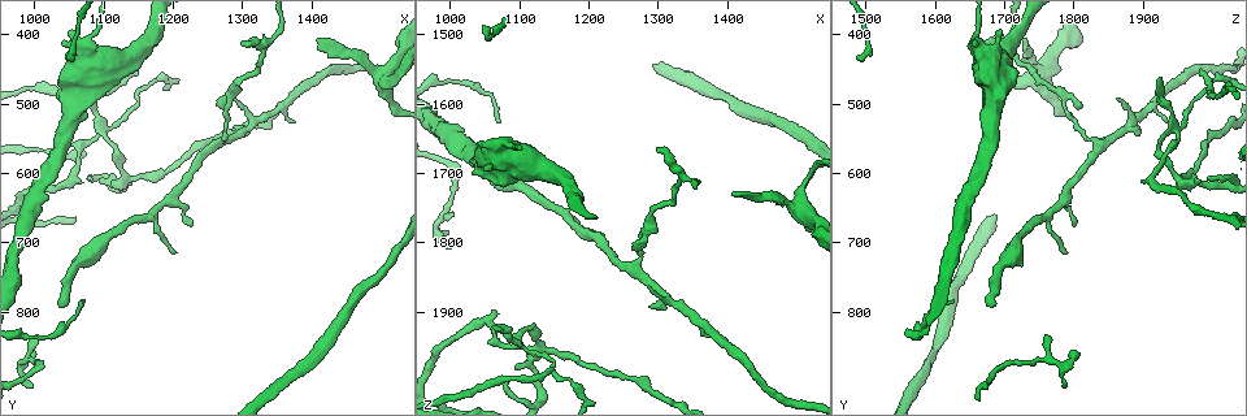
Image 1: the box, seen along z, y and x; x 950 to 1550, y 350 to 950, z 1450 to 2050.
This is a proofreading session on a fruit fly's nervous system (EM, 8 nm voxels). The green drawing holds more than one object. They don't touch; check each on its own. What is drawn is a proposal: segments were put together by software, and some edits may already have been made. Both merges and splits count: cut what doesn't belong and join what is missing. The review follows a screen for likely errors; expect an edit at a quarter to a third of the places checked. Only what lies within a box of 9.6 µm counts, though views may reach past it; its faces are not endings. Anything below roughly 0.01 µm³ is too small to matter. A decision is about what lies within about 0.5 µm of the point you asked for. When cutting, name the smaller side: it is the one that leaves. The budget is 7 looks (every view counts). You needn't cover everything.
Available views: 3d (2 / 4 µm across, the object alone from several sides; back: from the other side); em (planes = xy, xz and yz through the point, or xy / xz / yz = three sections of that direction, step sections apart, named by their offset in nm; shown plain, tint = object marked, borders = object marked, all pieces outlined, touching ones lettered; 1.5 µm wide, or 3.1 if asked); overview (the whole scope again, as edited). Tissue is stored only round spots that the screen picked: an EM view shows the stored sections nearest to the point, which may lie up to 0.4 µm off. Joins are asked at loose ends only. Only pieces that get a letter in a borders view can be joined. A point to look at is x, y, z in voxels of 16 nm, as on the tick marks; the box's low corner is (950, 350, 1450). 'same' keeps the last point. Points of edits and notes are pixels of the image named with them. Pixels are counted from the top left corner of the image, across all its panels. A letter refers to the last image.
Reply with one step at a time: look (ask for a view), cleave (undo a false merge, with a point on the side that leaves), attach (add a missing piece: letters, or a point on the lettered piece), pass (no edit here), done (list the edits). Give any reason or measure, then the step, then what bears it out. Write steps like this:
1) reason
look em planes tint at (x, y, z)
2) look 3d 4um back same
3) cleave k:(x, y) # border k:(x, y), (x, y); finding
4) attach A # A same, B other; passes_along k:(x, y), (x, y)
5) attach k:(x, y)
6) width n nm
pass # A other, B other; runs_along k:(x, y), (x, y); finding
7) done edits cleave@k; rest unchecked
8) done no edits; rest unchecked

free end
look 3d 4um at (1035, 790, 1680)

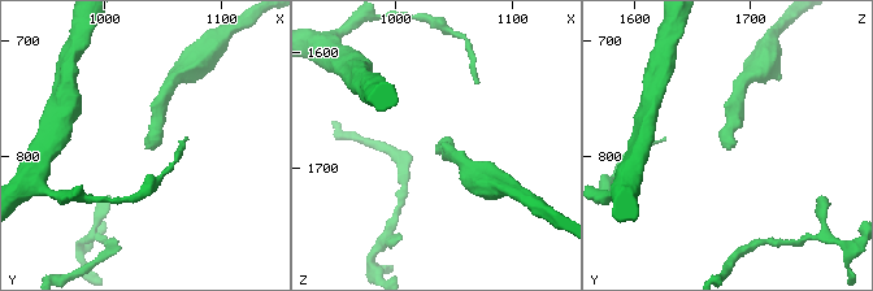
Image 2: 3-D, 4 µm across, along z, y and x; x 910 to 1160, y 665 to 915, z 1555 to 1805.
need the tissue
look em yz step 4 plain at (1036, 790, 1680)

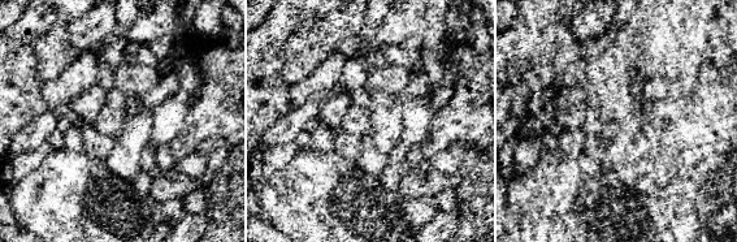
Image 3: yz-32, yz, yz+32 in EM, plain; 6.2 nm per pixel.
look em yz step 4 borders same

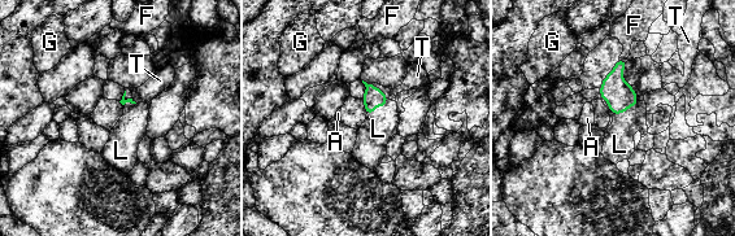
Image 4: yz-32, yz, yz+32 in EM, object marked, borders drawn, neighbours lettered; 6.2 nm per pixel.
attach L # A other, F other, G other, L same, T other; the neuron continues

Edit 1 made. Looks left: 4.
look overview

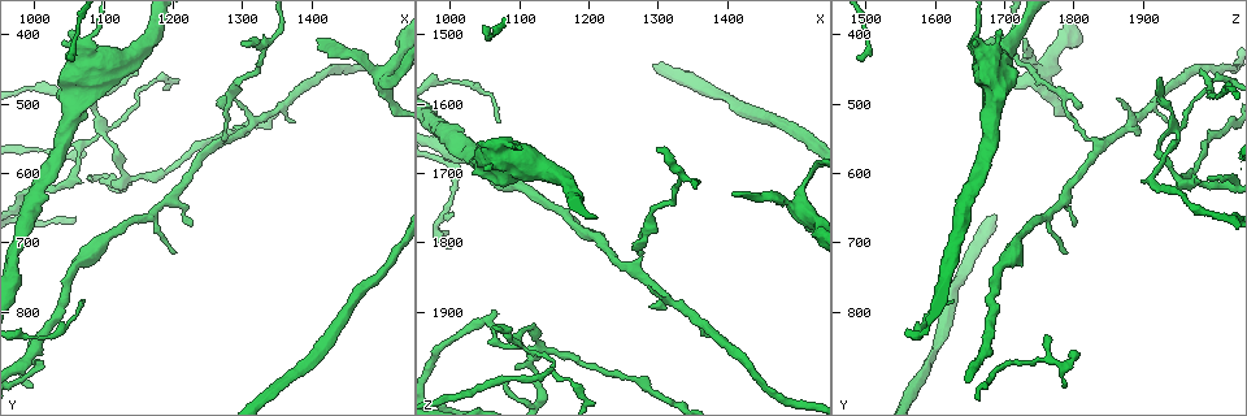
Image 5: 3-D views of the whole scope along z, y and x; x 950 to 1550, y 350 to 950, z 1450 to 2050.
free end
look 3d 2um back at (1045, 405, 1660)

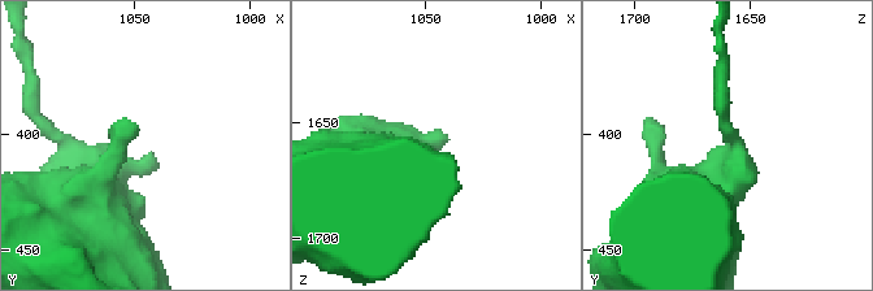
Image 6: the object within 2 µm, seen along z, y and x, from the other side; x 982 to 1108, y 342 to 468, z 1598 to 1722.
shape alone is not enough
look em xz step 8 tint at (1042, 408, 1656)

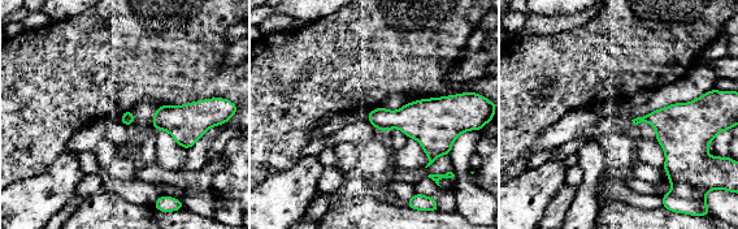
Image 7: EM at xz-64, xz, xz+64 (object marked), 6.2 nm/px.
cut it another way
look em planes borders same

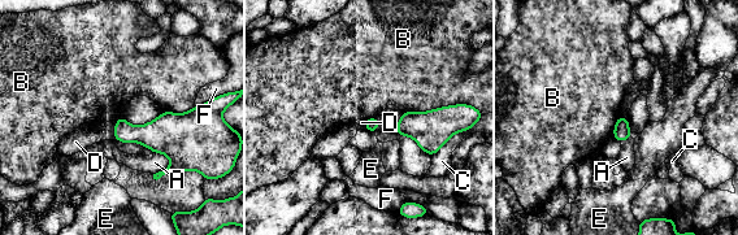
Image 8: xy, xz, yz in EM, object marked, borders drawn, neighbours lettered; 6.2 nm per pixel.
longest_contact B 340 nm
attach D # A other, B other, C other, D same, E other, F other; the neuron continues

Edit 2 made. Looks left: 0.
done edits attach@4, attach@8; rest unchecked

